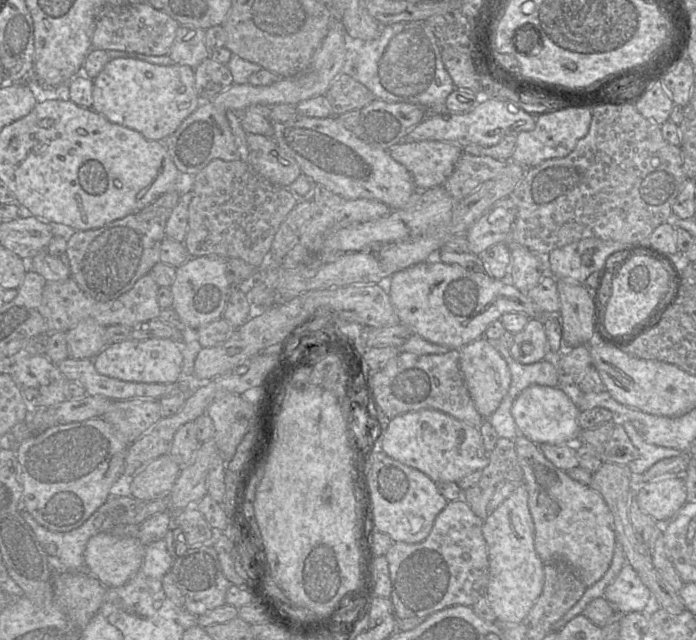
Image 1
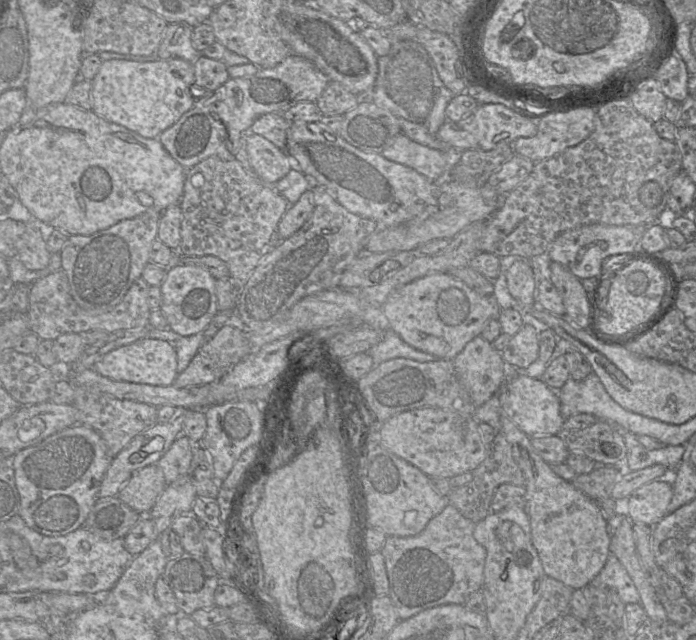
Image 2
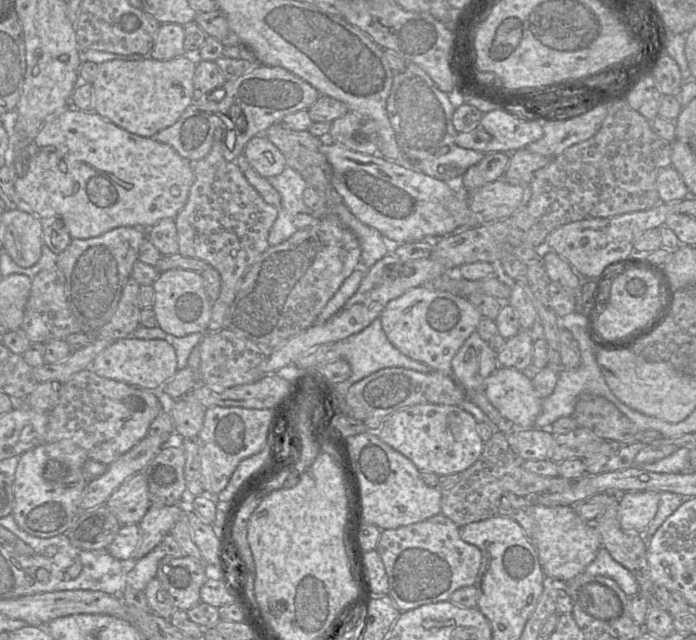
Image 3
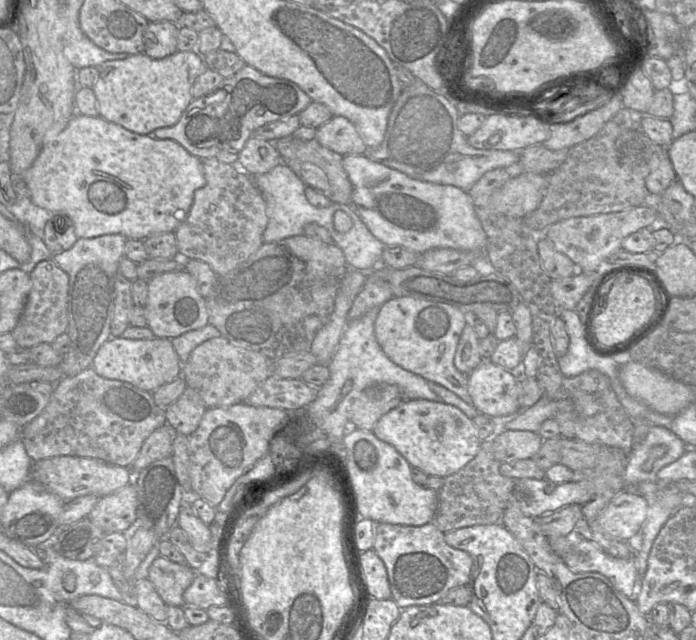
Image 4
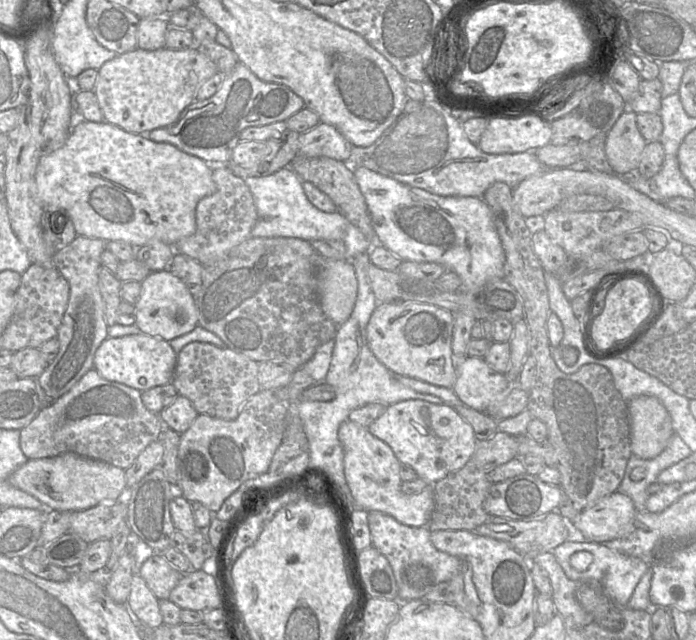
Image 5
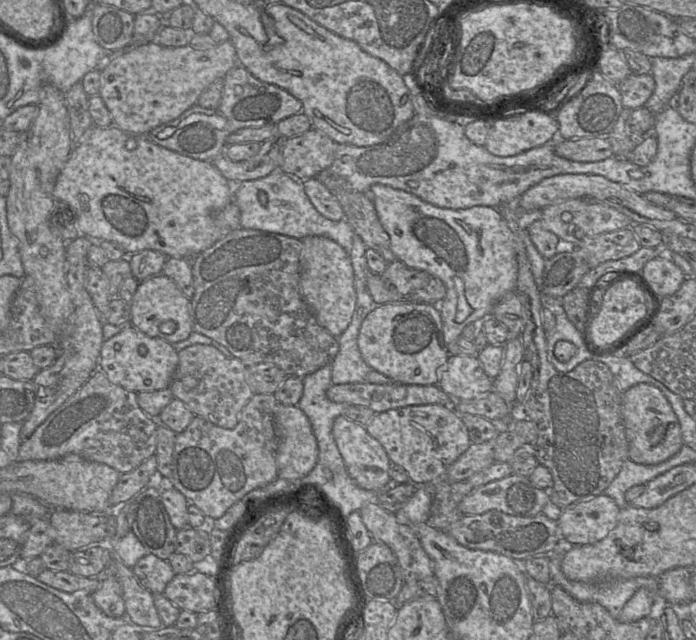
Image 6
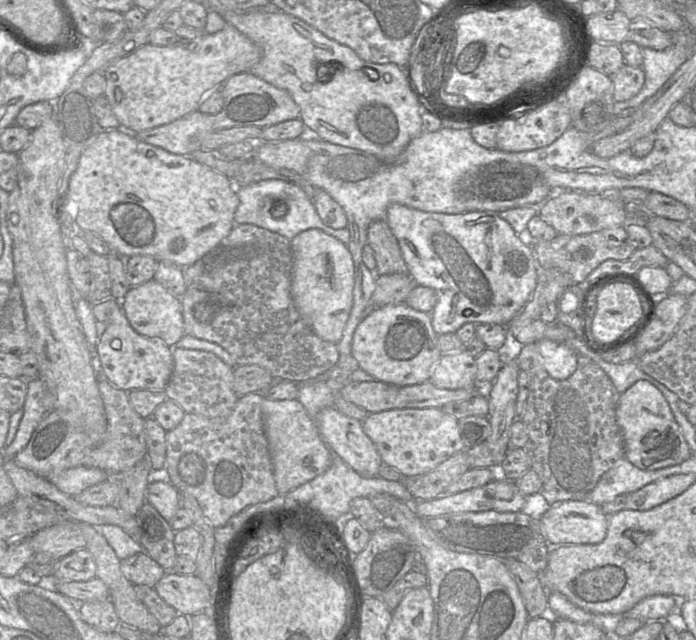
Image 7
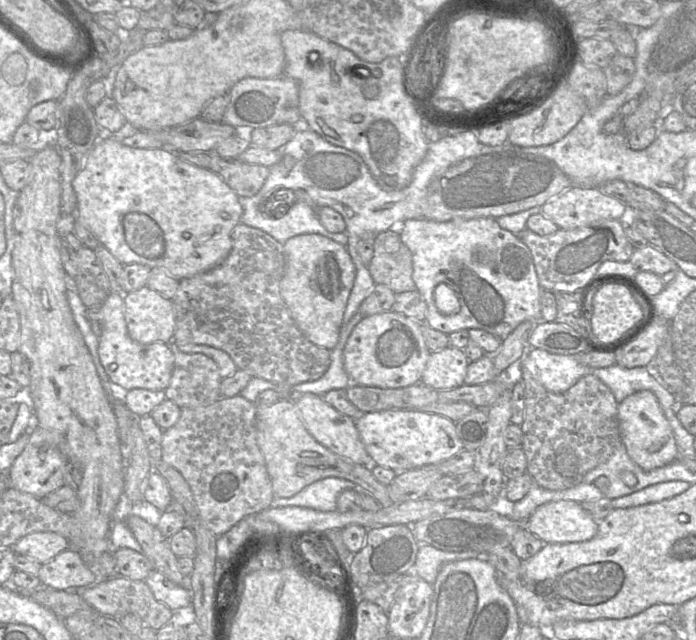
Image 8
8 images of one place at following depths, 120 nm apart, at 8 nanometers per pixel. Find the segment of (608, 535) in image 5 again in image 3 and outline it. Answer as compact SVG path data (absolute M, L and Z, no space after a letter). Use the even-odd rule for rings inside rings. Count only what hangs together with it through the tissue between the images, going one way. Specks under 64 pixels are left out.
M655 491L625 492L619 497L618 519L621 528L642 535L654 519L660 502Z

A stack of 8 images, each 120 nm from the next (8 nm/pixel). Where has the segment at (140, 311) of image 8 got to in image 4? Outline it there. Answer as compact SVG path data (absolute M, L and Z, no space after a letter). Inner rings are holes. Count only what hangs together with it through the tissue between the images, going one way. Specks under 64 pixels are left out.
M185 269L159 274L147 283L145 316L147 327L152 330L156 338L172 339L209 323L206 299L200 295L195 279Z

